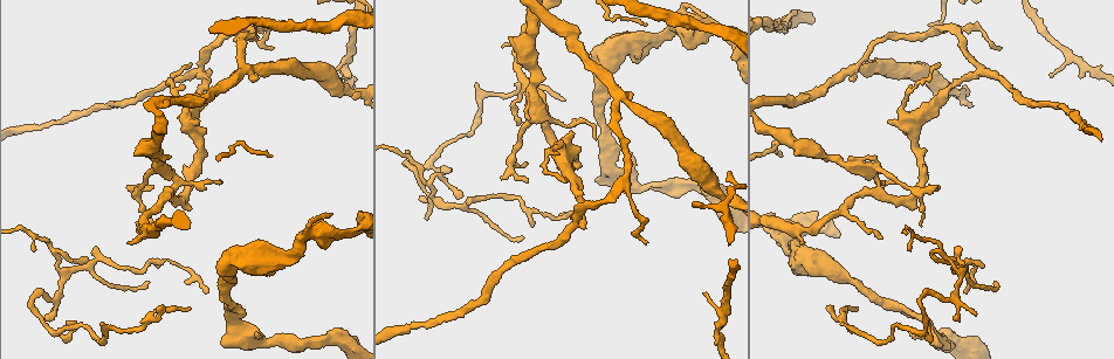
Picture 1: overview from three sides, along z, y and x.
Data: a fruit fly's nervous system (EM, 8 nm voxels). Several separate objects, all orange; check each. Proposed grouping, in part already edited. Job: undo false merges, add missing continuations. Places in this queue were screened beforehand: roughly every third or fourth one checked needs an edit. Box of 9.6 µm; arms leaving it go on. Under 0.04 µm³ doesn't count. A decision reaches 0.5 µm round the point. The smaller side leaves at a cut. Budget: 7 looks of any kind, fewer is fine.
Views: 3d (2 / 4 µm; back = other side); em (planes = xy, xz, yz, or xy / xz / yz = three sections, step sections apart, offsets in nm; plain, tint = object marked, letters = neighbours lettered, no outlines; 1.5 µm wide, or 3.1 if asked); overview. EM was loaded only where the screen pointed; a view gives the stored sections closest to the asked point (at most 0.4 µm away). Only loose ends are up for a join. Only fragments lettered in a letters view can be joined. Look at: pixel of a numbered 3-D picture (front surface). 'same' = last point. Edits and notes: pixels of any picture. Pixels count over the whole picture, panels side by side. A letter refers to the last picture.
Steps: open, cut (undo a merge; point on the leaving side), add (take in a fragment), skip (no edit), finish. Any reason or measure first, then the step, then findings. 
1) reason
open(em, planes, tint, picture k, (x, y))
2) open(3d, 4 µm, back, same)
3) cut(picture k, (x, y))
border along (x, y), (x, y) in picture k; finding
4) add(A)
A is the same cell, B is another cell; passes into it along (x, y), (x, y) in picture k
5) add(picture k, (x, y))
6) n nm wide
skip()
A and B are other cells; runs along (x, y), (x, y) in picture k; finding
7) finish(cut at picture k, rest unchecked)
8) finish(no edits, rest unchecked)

free end
open(em, planes, plain, picture 1, (631, 152))

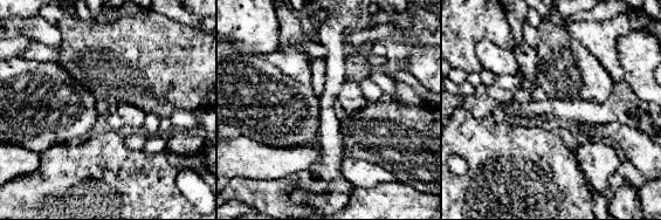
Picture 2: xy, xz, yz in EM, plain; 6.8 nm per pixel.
open(em, planes, letters, same)

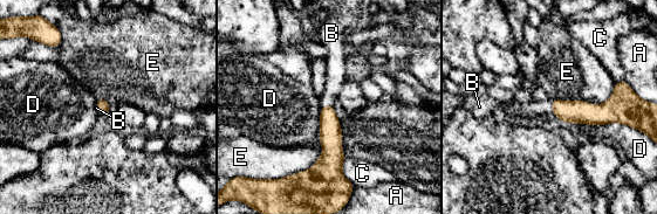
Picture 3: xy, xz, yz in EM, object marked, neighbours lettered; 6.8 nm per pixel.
D touches over 480 nm
add(B)
B is the same cell, A, C, D and E are other cells; the neuron continues

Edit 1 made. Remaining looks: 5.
three arms meet
open(3d, 4 µm, picture 1, (66, 272))

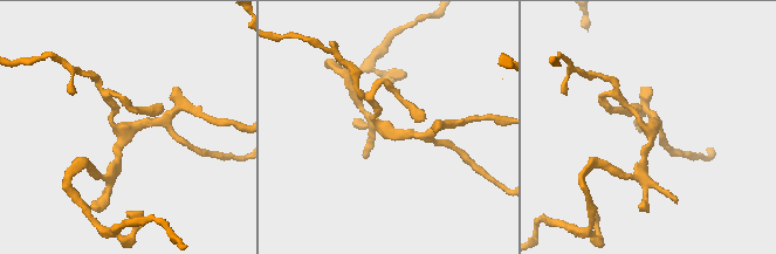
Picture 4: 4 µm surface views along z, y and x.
3 arms
open(em, xy, step 8, tint, picture 4, (124, 132))

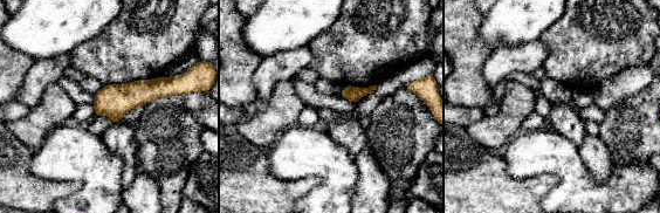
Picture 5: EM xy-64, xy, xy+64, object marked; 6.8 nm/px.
open(em, planes, letters, same)

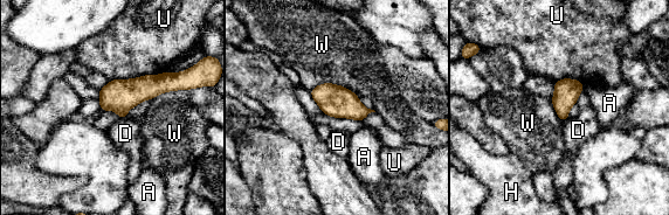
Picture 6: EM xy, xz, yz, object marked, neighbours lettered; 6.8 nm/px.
180 nm wide
skip()
A, D, H, U and W are other cells; one neuron here

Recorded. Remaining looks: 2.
thin end
open(em, planes, letters, picture 1, (526, 161))

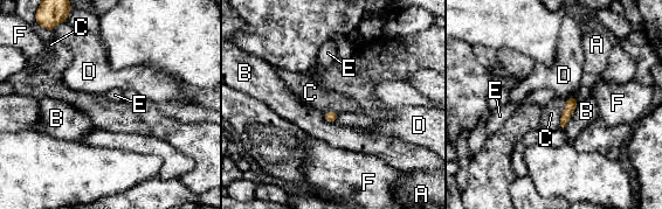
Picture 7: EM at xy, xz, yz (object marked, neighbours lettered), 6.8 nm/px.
80 nm wide
skip()
A, B, C, D, E and F are other cells; border along (566, 99), (558, 127) in picture 7; none of them fits

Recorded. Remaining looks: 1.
finish(add at picture 3, rest unchecked)

